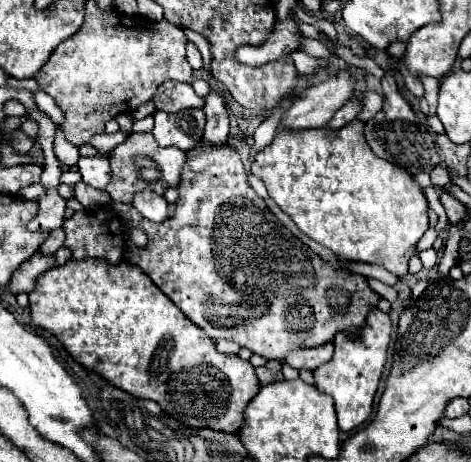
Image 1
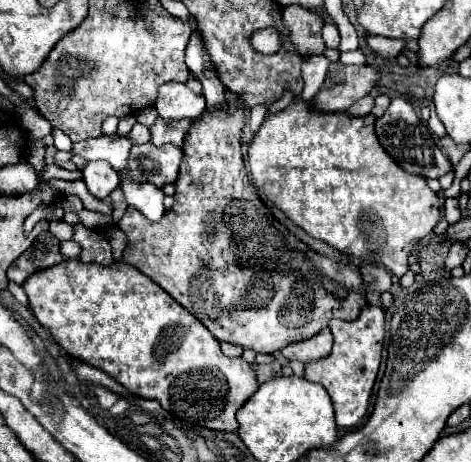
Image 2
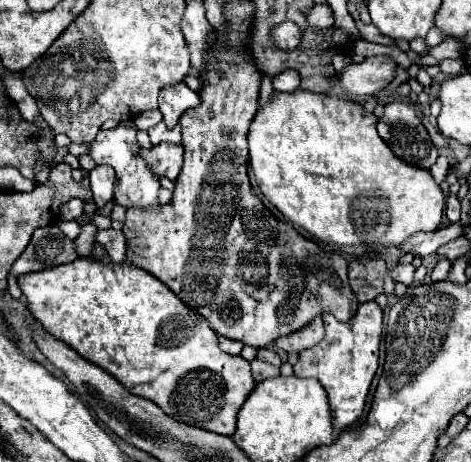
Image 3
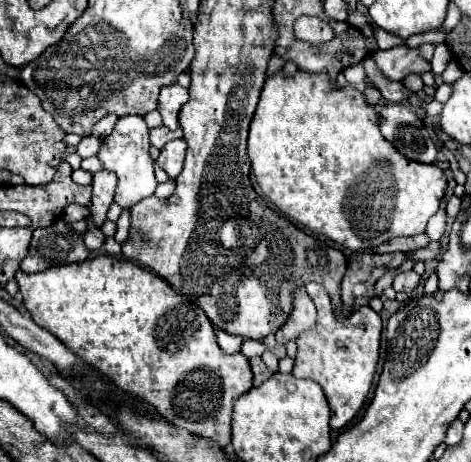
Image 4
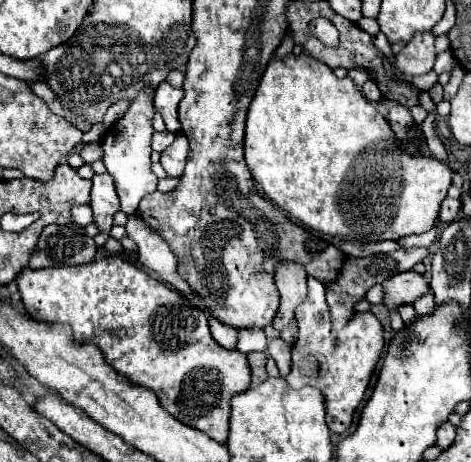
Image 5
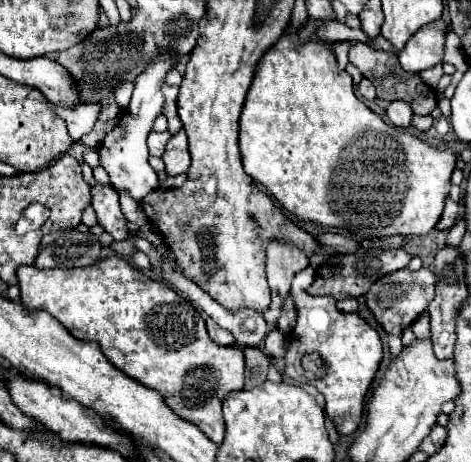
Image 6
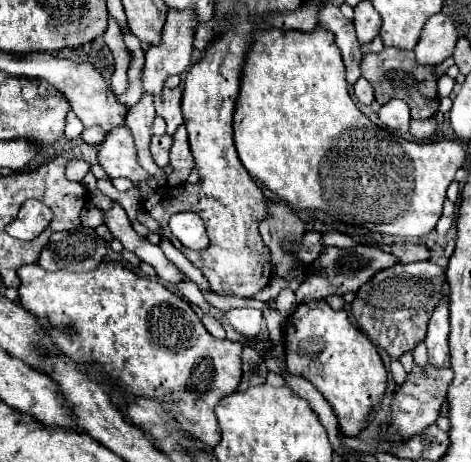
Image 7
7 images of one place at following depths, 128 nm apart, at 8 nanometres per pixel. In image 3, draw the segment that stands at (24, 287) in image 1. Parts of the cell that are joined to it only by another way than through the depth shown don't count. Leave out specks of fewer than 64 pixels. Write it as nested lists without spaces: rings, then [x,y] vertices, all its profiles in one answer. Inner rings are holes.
[[[50,224],[44,228],[36,228],[30,244],[22,252],[22,256],[14,262],[12,274],[20,276],[36,270],[46,270],[50,266],[60,266],[76,258],[78,258],[78,252],[74,248],[74,240],[64,236],[58,224]],[[48,256],[54,256],[54,260],[50,262]]]

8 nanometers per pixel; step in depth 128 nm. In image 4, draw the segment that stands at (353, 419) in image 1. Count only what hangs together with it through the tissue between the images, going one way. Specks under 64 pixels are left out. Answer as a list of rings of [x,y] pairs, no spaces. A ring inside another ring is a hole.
[[[310,282],[306,290],[316,304],[318,316],[316,316],[316,326],[312,330],[300,332],[296,340],[298,354],[296,354],[296,364],[292,374],[296,378],[316,380],[322,386],[332,410],[330,426],[334,430],[340,430],[356,416],[356,412],[364,404],[364,398],[372,386],[372,378],[378,364],[378,352],[380,352],[382,318],[370,306],[364,306],[356,310],[352,316],[348,316],[348,320],[336,322],[332,308],[326,302],[328,296],[324,286]]]

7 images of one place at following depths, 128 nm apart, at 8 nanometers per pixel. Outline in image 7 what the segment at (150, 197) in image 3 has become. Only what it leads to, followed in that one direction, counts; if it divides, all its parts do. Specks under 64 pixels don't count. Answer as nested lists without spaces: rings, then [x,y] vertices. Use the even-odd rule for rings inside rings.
[[[168,8],[168,18],[164,24],[164,34],[162,34],[162,44],[160,46],[152,46],[146,50],[146,66],[144,66],[144,74],[142,74],[142,84],[144,84],[144,92],[150,94],[160,94],[164,80],[172,74],[182,74],[188,64],[190,64],[190,54],[192,54],[192,42],[194,42],[194,34],[196,34],[196,8],[184,8],[184,10],[174,10]],[[116,128],[106,136],[98,152],[98,164],[110,178],[126,176],[136,184],[148,180],[148,174],[136,160],[136,148],[132,144],[132,134],[128,128]]]

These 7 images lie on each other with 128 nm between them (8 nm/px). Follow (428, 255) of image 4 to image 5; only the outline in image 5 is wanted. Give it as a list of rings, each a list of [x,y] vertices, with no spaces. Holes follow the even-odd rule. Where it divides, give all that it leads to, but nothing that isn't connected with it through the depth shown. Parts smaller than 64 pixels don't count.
[[[398,248],[394,252],[388,252],[388,254],[372,254],[372,256],[366,256],[366,258],[354,258],[354,256],[348,256],[346,262],[342,264],[340,272],[338,272],[338,278],[326,286],[326,300],[328,300],[328,306],[330,306],[330,314],[332,314],[332,324],[336,330],[342,328],[342,324],[346,320],[350,320],[350,316],[354,314],[354,304],[364,300],[366,292],[378,282],[382,284],[386,278],[390,278],[392,274],[400,274],[400,272],[406,272],[410,270],[414,264],[422,262],[424,258],[428,256],[428,248]]]

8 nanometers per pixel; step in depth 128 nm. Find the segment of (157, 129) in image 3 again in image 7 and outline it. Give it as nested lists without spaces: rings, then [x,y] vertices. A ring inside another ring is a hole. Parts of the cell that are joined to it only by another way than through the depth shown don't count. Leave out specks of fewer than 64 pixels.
[[[164,134],[164,136],[152,136],[152,142],[150,142],[150,154],[154,158],[154,162],[162,168],[166,168],[170,164],[170,146],[172,146],[172,136]]]

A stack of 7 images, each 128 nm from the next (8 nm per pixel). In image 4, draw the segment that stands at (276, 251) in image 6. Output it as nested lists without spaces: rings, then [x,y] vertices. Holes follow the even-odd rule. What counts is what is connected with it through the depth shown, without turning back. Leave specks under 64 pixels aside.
[[[296,288],[294,296],[294,304],[292,304],[292,316],[288,316],[288,320],[284,322],[284,326],[280,328],[280,332],[276,332],[276,340],[286,344],[288,340],[298,338],[300,332],[314,328],[316,324],[316,308],[314,302],[308,298],[306,288]]]

